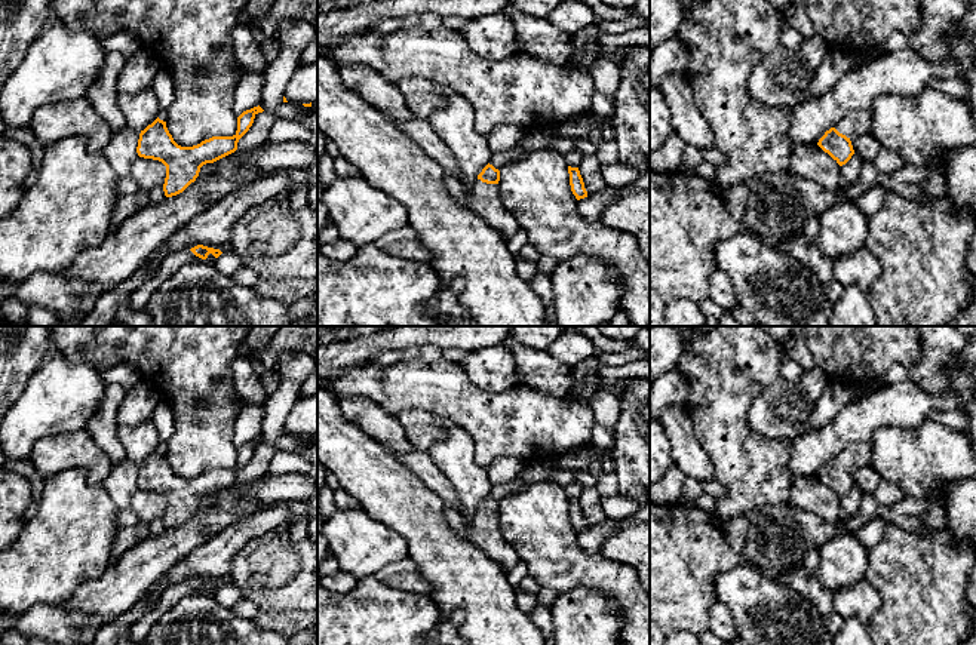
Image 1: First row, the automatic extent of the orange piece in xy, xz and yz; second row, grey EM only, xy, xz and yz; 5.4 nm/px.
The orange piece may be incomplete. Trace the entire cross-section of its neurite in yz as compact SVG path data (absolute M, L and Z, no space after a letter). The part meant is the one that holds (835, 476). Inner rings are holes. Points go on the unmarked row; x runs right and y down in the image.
M854 442L845 446L835 460L826 463L817 477L843 498L854 486L850 472L862 466L871 466L871 461L872 445L866 442Z

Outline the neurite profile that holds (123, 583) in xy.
M199 506L182 525L141 540L101 577L82 584L65 605L88 617L114 620L131 609L181 559L243 517L246 515L231 506Z

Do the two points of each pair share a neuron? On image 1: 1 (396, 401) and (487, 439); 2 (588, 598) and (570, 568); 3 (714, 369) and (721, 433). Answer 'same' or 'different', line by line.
1: same
2: different
3: same

